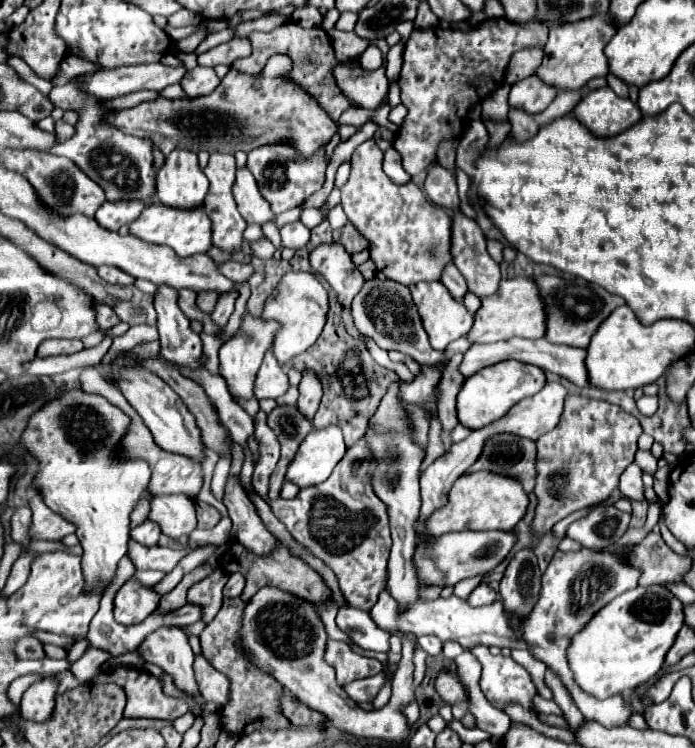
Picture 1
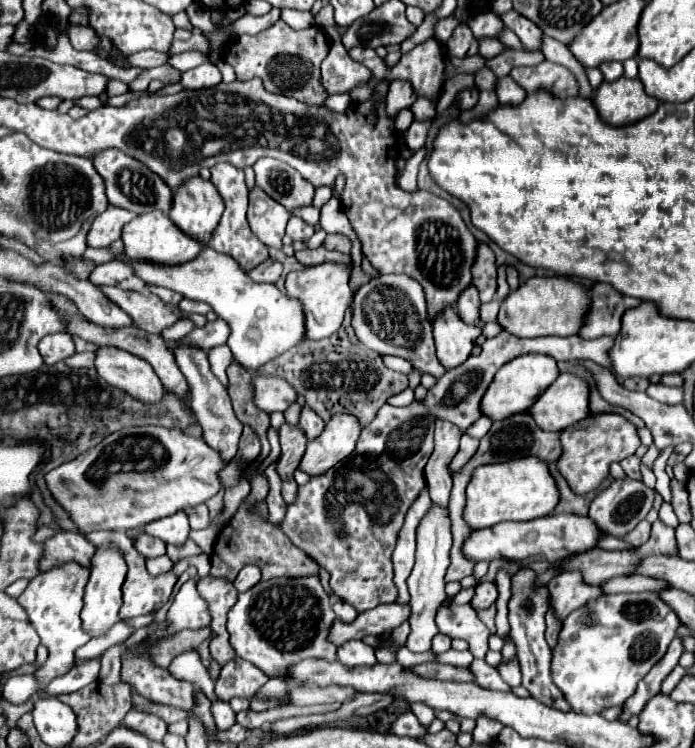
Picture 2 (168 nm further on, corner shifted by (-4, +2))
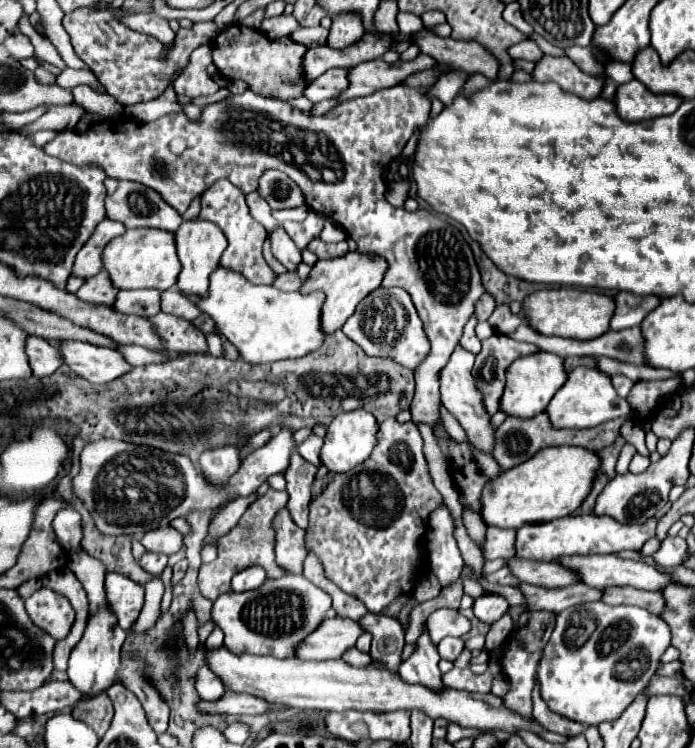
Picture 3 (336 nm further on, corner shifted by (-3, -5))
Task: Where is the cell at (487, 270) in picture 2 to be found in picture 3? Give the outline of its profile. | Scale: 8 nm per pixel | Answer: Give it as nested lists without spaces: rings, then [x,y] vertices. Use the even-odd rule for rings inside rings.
[[[484,294],[484,296],[480,298],[480,302],[476,304],[476,312],[474,312],[474,316],[478,318],[478,322],[484,322],[484,320],[490,318],[490,314],[494,312],[494,308],[496,308],[494,298],[492,298],[490,294]]]

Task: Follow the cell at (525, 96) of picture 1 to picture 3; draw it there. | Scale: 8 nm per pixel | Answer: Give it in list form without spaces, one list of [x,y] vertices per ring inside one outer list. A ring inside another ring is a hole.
[[[544,56],[540,62],[536,62],[532,76],[536,82],[556,82],[562,90],[572,92],[584,100],[594,100],[596,96],[600,96],[604,86],[604,78],[582,72],[566,56]]]

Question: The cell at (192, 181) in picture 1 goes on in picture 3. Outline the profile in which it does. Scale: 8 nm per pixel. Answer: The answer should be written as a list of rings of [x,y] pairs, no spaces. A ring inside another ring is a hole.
[[[184,222],[176,232],[176,246],[178,246],[178,258],[182,262],[182,272],[178,276],[178,290],[186,298],[206,298],[208,296],[208,284],[210,274],[218,268],[220,256],[226,250],[226,238],[220,232],[220,228],[214,228],[210,222]]]

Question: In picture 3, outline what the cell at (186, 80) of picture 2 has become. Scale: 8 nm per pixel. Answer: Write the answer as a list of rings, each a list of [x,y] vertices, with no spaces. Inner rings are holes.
[[[205,44],[196,48],[190,56],[190,64],[184,72],[174,80],[176,94],[184,94],[188,98],[214,94],[220,86],[208,76],[207,65],[211,62],[212,47]]]

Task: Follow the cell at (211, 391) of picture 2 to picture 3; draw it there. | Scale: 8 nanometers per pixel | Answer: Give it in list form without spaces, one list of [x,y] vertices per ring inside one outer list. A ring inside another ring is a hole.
[[[234,446],[216,448],[200,456],[200,470],[214,486],[224,486],[228,478],[238,470],[238,450]]]

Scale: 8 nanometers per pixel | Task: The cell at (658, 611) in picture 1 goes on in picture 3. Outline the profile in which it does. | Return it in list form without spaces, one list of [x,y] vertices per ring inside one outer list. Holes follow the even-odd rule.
[[[604,602],[566,608],[556,616],[552,636],[542,652],[540,696],[552,712],[584,726],[612,722],[648,686],[668,646],[668,624],[644,608],[608,606]]]

